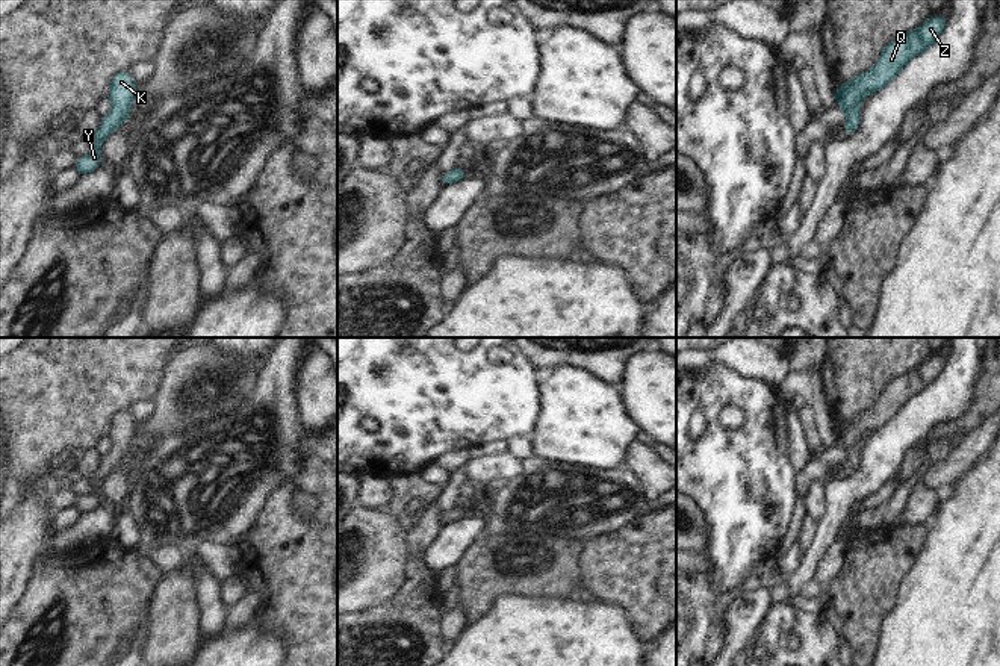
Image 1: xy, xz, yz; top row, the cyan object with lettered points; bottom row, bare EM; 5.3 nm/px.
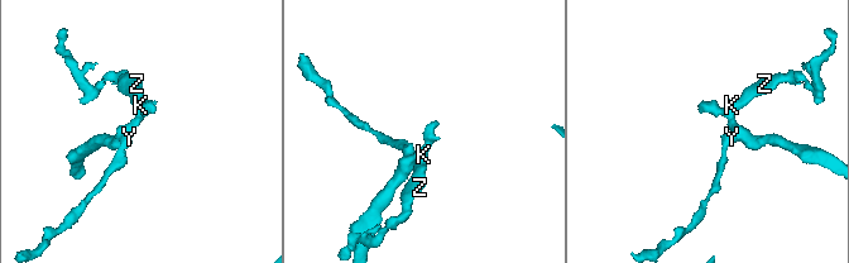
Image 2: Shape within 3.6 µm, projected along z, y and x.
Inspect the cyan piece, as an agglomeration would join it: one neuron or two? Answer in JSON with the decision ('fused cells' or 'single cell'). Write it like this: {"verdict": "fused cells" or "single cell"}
{"verdict": "single cell"}

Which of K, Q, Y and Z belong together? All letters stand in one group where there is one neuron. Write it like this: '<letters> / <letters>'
K Q Y Z

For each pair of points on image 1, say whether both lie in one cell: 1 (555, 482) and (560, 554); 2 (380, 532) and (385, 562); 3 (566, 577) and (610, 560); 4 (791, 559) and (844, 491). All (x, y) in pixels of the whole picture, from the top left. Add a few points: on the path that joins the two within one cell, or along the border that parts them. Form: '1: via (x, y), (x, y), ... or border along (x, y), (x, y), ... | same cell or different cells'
1: border along (524, 530), (574, 538), (583, 542) | different cells
2: via (380, 539), (380, 554) | same cell
3: border along (584, 542), (584, 550), (580, 556), (580, 588) | different cells
4: border along (802, 559), (787, 577) | different cells

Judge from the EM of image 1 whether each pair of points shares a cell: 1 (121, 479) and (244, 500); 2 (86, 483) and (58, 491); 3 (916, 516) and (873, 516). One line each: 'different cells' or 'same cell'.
1: different cells
2: different cells
3: different cells

